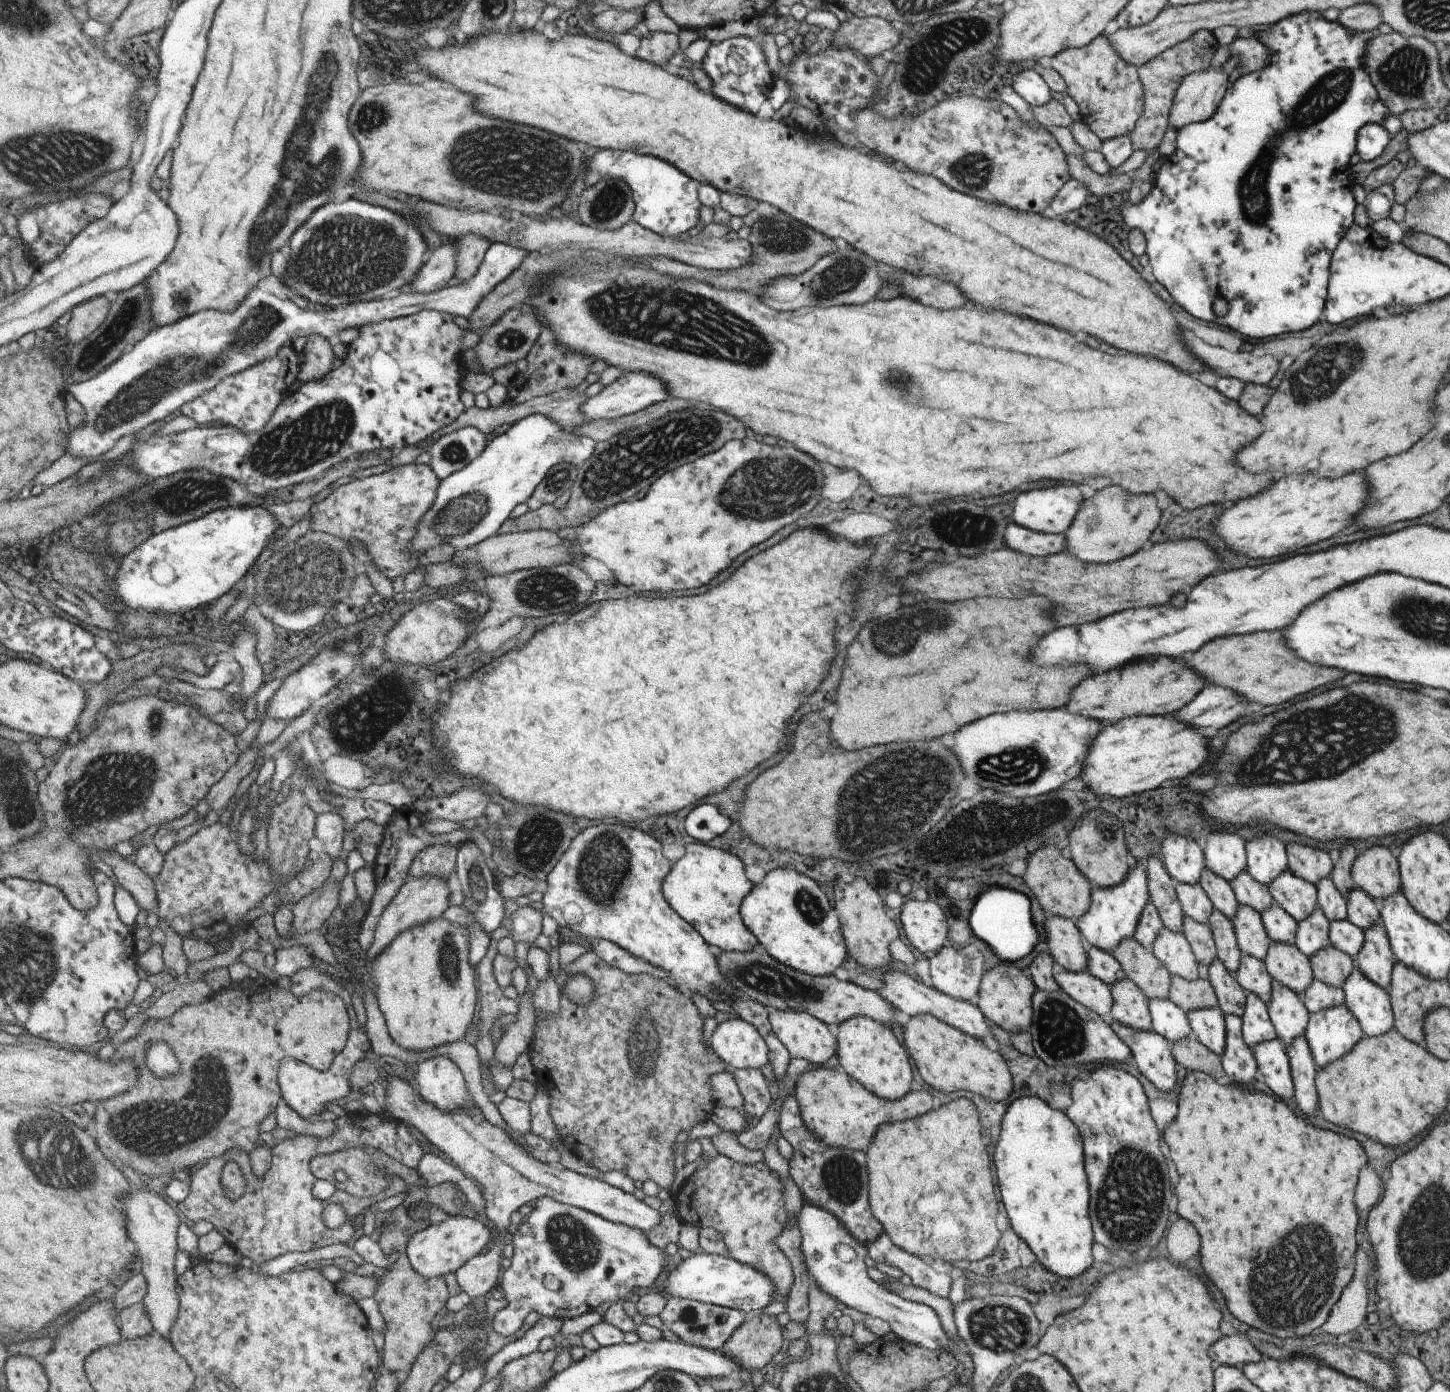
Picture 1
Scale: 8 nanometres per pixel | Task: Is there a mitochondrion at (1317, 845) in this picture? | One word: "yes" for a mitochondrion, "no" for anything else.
no

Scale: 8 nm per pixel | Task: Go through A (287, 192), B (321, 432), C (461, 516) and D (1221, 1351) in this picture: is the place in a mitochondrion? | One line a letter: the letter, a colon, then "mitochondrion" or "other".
A: mitochondrion
B: mitochondrion
C: mitochondrion
D: other

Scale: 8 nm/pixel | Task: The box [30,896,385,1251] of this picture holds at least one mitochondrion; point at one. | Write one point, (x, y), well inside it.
(158, 1127)

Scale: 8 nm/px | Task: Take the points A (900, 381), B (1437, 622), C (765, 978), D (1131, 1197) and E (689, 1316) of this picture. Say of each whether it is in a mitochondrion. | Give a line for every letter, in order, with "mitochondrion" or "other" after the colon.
A: mitochondrion
B: mitochondrion
C: mitochondrion
D: mitochondrion
E: mitochondrion

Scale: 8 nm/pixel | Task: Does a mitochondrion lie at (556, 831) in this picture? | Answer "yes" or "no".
yes

